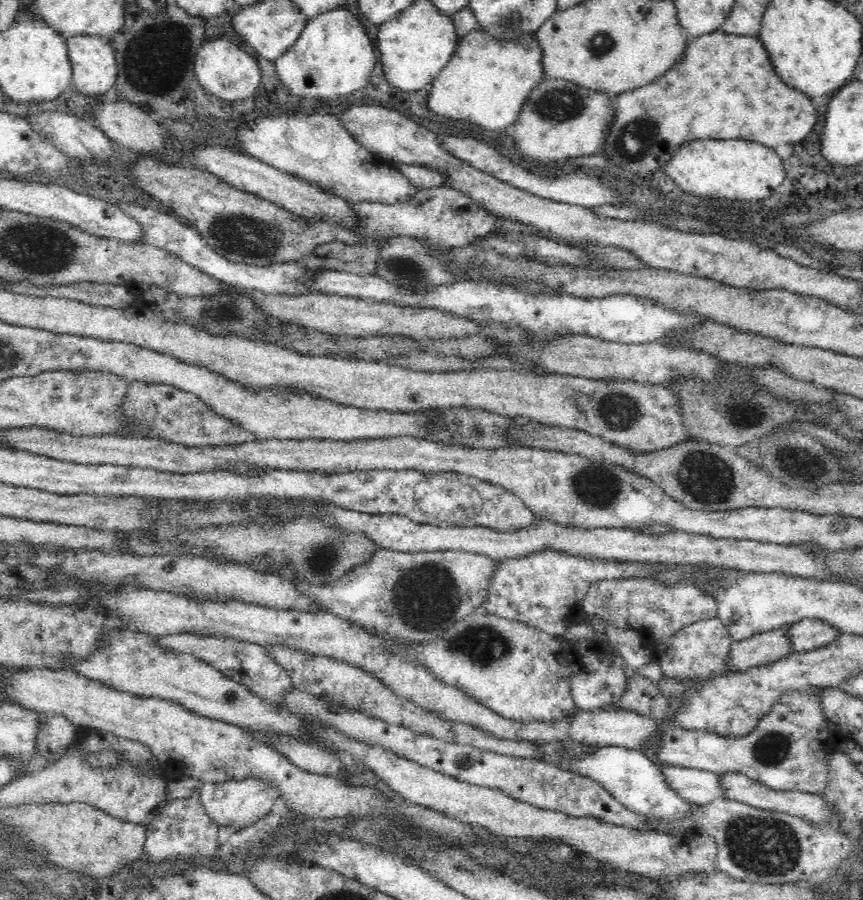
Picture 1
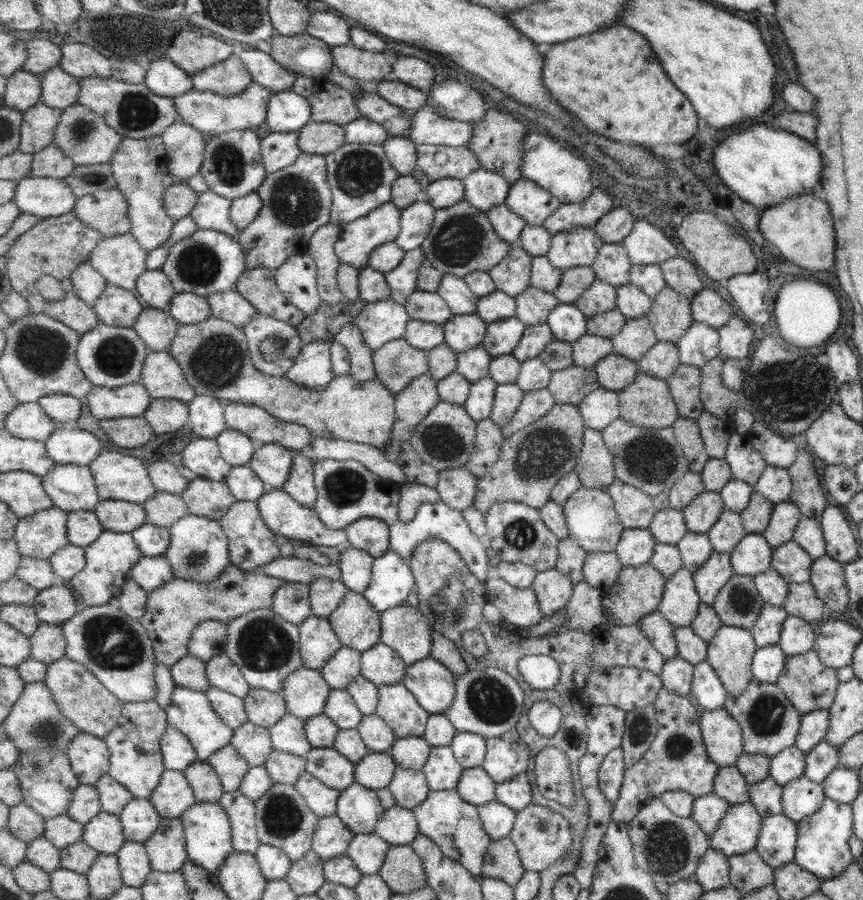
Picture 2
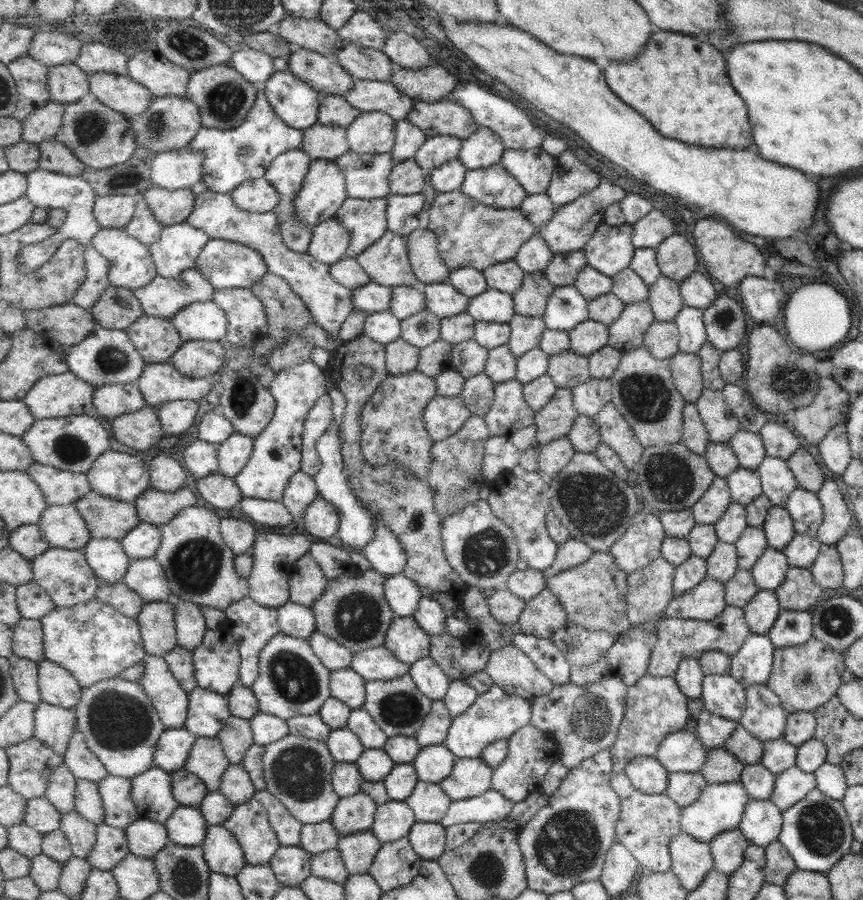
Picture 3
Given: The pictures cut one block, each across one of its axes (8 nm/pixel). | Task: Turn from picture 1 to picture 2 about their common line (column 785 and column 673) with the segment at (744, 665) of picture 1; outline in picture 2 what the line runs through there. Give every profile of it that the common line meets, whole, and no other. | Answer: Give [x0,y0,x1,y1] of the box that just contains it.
[639,612,679,659]

